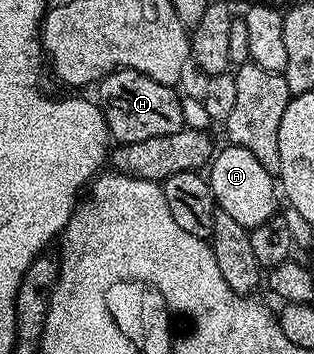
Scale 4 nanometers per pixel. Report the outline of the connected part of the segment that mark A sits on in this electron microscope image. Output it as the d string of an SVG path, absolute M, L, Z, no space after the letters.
M224 145L215 152L206 175L212 186L212 195L216 198L216 206L221 211L230 213L238 225L253 229L267 223L277 214L276 195L278 199L278 183L273 172L262 169L258 157L250 153L250 149L242 149L235 145Z

